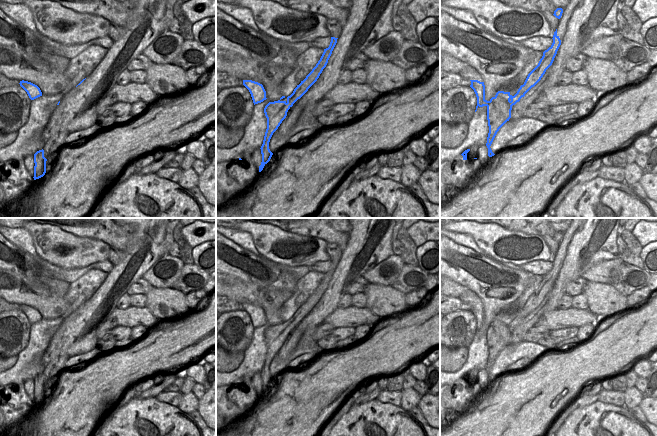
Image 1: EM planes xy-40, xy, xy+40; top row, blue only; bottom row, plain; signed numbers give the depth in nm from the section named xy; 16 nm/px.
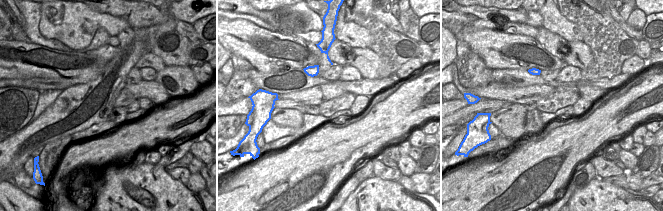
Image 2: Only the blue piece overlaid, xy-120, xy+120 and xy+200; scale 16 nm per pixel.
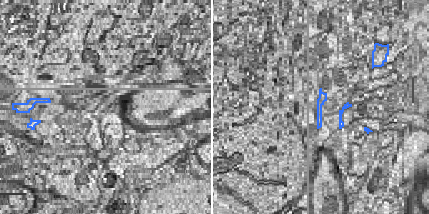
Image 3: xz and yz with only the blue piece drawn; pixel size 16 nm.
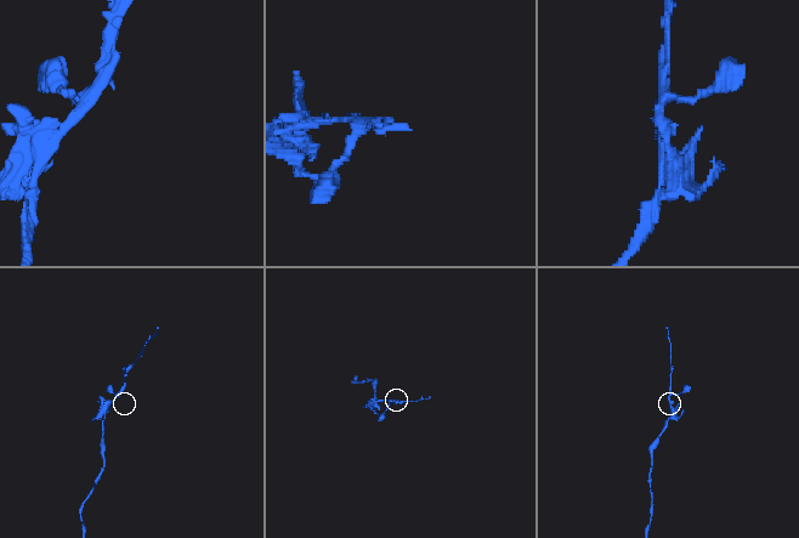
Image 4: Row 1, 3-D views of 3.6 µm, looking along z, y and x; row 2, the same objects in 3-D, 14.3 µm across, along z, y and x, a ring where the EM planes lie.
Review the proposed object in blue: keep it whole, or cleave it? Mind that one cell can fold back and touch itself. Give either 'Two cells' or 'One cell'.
Two cells.

